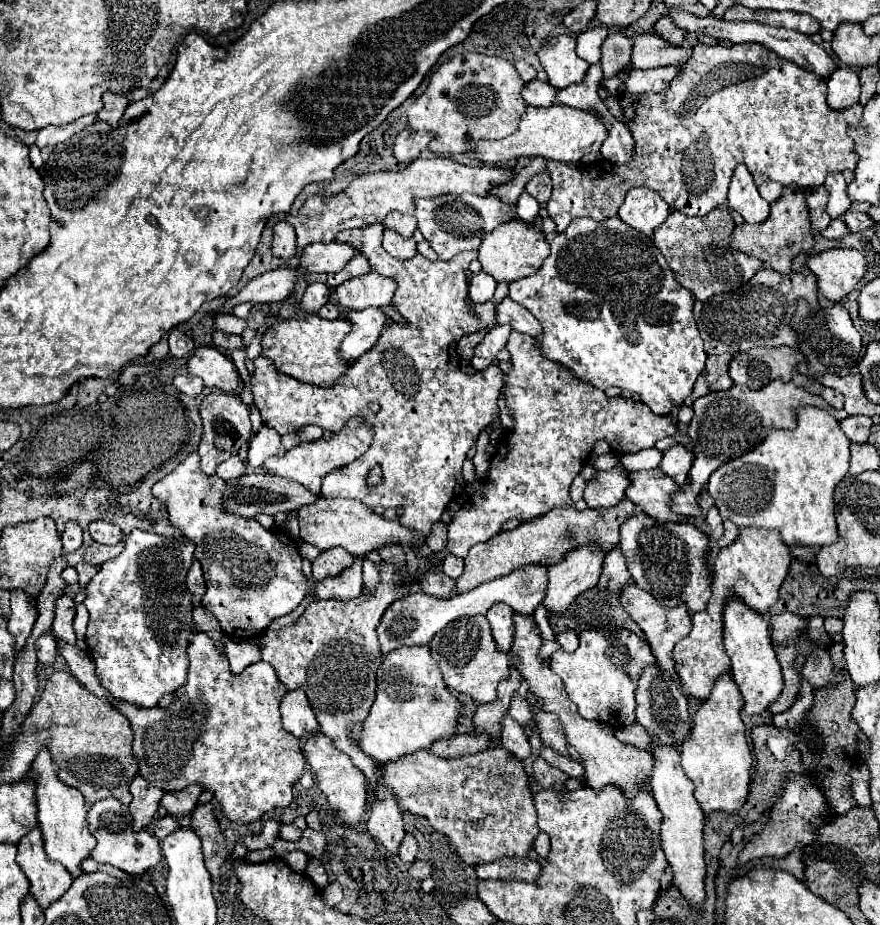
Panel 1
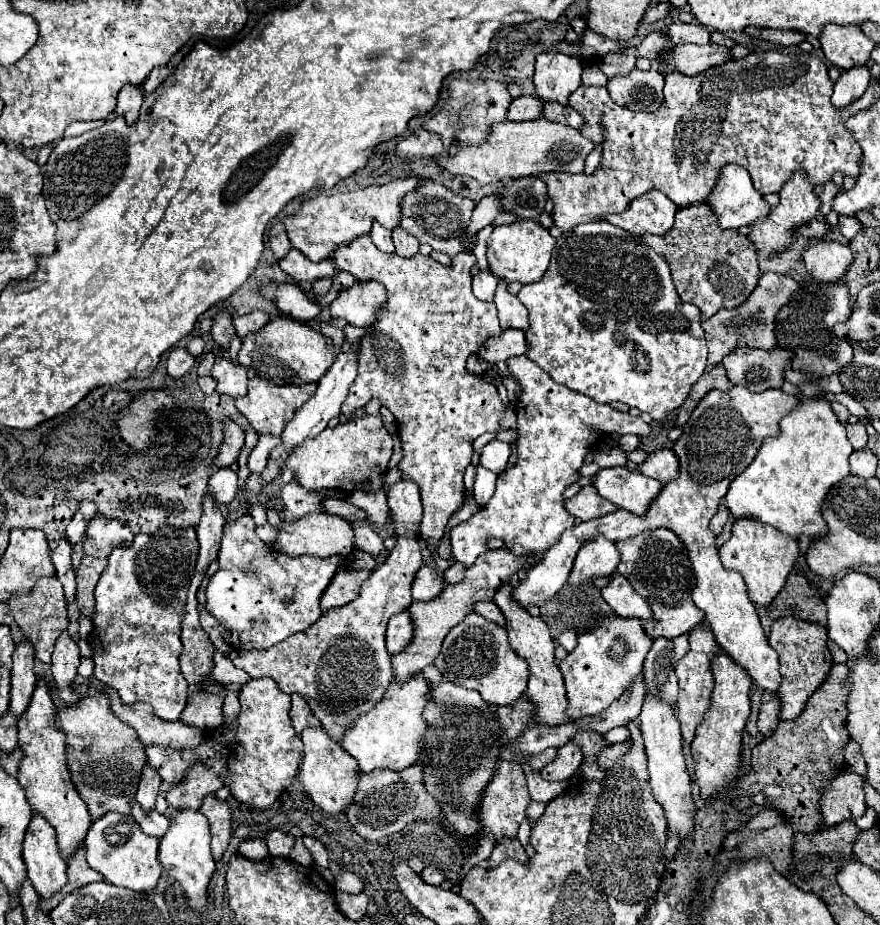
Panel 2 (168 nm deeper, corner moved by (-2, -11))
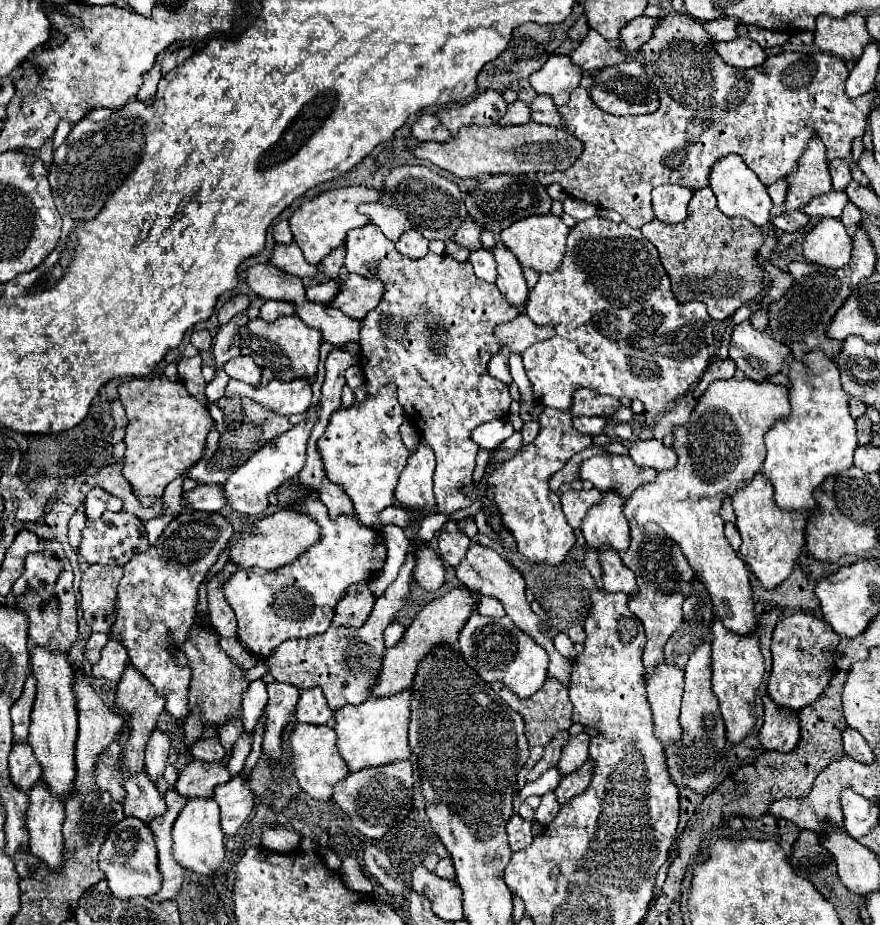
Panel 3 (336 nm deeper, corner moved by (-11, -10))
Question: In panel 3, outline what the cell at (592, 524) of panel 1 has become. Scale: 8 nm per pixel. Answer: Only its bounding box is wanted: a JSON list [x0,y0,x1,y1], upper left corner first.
[372,587,478,697]

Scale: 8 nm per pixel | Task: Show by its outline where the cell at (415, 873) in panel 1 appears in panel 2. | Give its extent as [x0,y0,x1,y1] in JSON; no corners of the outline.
[421,866,443,884]

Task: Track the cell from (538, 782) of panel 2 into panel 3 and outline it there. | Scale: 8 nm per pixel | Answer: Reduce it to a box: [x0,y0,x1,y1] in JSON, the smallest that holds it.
[534,791,560,825]

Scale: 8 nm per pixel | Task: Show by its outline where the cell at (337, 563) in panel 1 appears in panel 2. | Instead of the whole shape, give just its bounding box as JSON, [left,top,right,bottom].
[321,568,371,612]

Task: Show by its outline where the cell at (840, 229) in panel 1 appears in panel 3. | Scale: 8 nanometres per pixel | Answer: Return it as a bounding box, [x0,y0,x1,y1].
[771,211,810,233]

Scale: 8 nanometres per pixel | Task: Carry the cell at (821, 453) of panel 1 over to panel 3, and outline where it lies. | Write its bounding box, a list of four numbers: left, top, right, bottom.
[760,349,858,513]

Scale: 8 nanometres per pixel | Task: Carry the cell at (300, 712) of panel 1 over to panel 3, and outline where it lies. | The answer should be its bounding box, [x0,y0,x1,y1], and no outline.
[296,687,334,725]

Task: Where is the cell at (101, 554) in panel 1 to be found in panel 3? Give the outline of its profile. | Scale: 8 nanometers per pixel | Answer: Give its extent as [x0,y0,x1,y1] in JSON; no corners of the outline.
[80,565,122,633]

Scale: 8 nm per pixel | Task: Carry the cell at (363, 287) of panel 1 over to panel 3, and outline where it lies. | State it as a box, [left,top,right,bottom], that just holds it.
[330,273,384,319]

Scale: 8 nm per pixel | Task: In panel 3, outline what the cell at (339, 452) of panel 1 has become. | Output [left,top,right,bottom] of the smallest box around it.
[316,385,410,527]

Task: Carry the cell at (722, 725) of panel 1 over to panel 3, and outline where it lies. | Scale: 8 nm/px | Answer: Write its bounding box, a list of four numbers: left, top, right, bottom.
[712,619,764,745]

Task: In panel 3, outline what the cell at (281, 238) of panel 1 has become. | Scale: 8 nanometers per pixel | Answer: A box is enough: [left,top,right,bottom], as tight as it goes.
[274,219,294,245]

